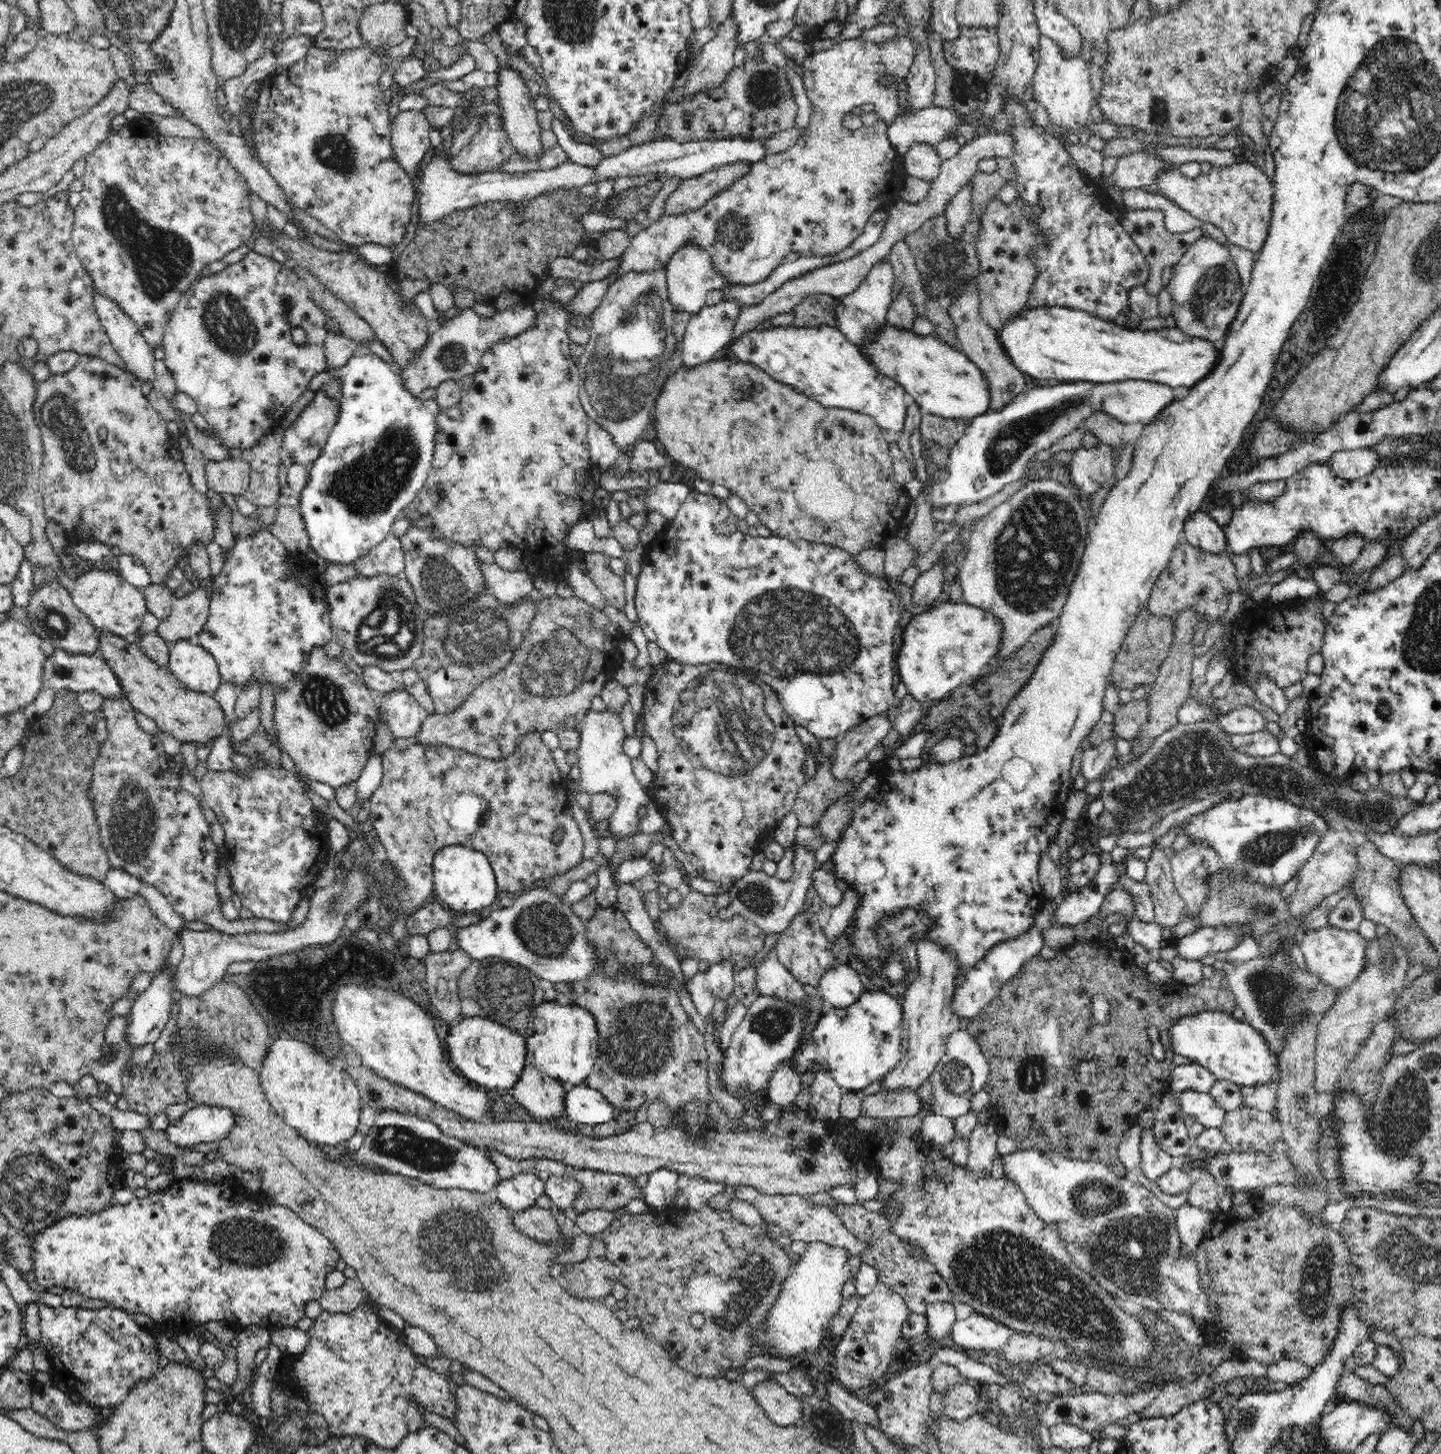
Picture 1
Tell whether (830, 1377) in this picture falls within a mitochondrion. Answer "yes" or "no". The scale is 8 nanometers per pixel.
no

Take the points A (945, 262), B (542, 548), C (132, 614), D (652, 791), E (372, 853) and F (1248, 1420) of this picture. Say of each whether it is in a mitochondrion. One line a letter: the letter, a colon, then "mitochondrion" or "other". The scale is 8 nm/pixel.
A: mitochondrion
B: other
C: other
D: other
E: mitochondrion
F: mitochondrion

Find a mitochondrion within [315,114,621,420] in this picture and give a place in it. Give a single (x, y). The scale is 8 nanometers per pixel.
(555, 206)

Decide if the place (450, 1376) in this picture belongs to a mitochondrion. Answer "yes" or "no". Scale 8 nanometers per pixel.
no

